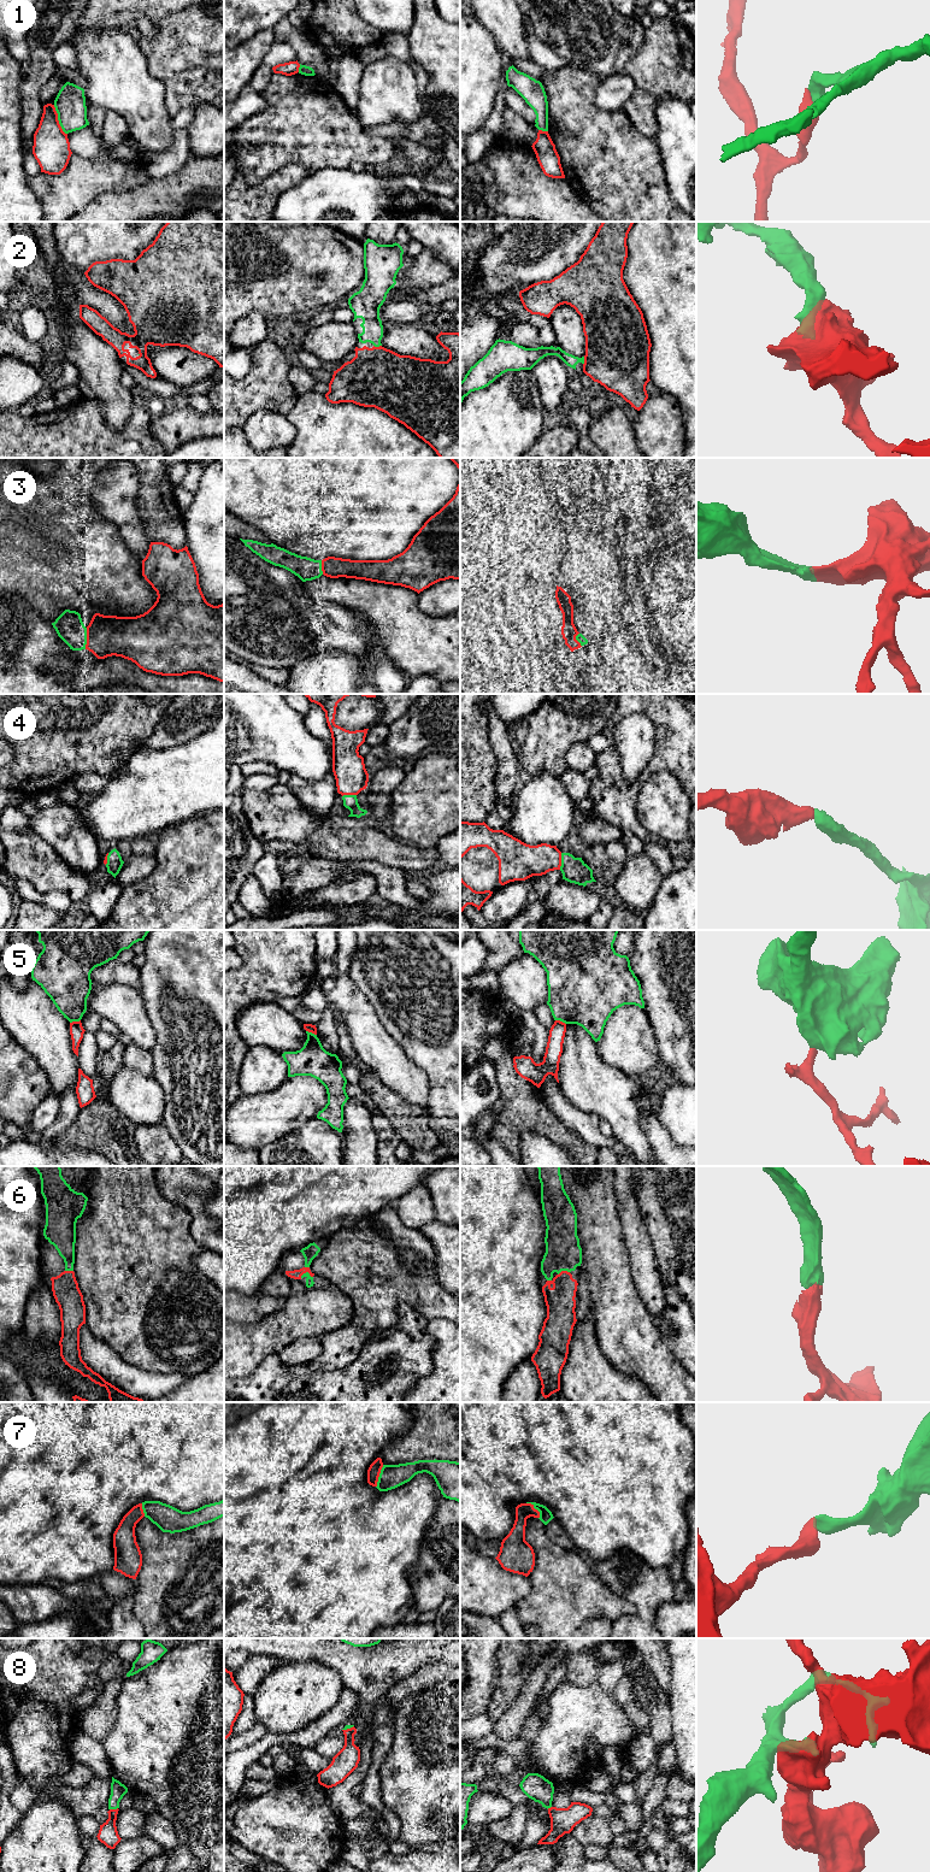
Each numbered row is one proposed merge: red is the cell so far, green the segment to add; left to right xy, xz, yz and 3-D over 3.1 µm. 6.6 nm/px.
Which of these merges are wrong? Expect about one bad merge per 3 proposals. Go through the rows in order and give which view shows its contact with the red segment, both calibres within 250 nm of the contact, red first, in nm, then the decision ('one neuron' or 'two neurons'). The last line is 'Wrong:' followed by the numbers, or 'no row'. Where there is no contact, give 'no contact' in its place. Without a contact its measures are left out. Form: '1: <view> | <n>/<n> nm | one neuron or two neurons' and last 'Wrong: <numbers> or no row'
1: xy | 240/200 nm | two neurons
2: xz | 400/140 nm | one neuron
3: xy | 280/190 nm | one neuron
4: yz | 220/170 nm | one neuron
5: xy | 100/300 nm | two neurons
6: xz | 60/50 nm | one neuron
7: xz | 90/160 nm | one neuron
8: xy | 130/100 nm | two neurons
Wrong: 1, 5, 8

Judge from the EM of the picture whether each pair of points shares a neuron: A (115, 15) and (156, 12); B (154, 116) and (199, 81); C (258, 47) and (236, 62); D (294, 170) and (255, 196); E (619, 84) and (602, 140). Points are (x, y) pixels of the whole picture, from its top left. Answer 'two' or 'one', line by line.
A: one
B: two
C: one
D: one
E: two

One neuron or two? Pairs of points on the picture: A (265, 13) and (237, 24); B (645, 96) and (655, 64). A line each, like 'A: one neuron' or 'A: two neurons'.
A: one neuron
B: one neuron

